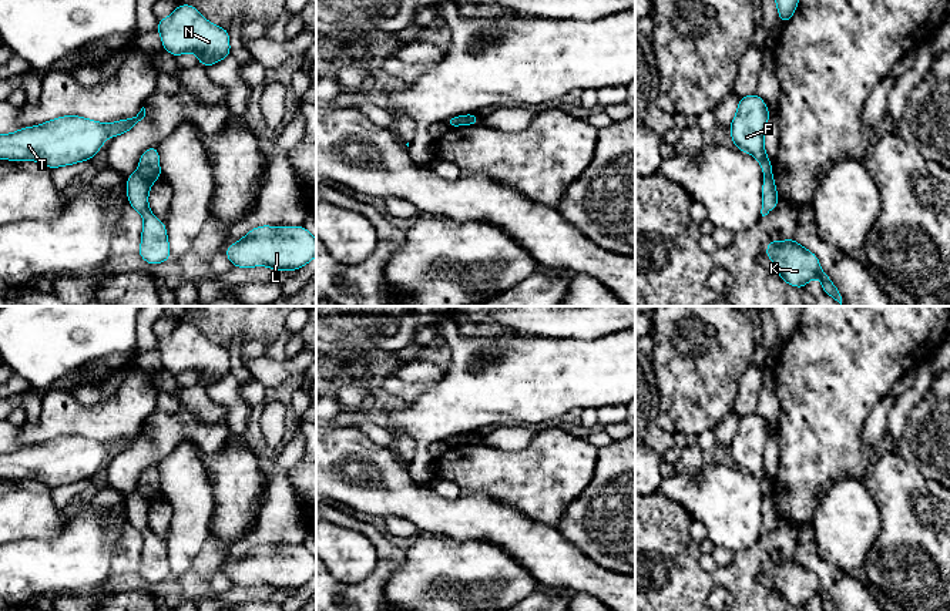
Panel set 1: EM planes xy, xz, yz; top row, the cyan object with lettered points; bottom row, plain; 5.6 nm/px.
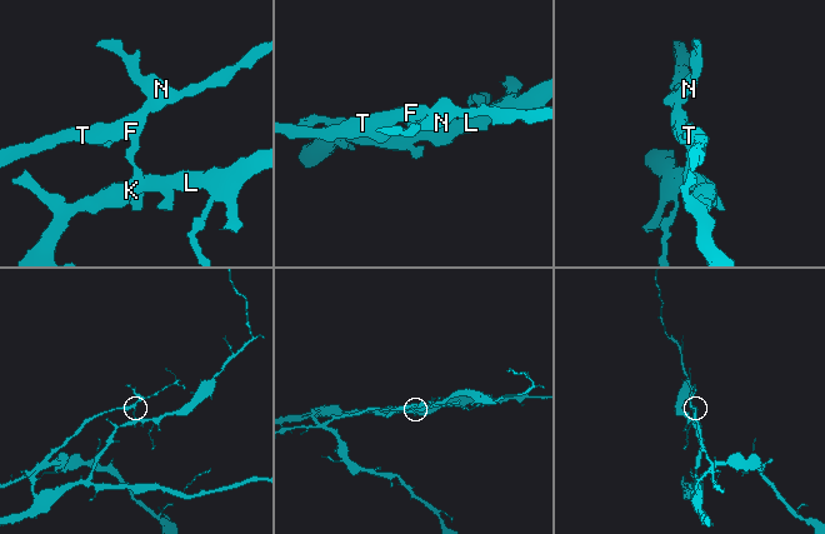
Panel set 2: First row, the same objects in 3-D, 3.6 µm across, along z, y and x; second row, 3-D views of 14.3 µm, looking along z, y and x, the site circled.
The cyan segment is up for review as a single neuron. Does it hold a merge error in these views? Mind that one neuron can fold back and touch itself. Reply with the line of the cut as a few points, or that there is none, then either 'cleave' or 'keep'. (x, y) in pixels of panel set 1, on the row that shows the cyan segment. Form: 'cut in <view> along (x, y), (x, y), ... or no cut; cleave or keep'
cut in xy along (137, 171), (150, 184); cleave

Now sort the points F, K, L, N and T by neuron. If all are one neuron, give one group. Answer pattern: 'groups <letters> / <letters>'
groups F N T / K L

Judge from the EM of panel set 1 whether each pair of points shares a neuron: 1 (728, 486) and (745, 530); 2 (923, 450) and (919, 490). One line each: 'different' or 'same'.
1: same
2: different

